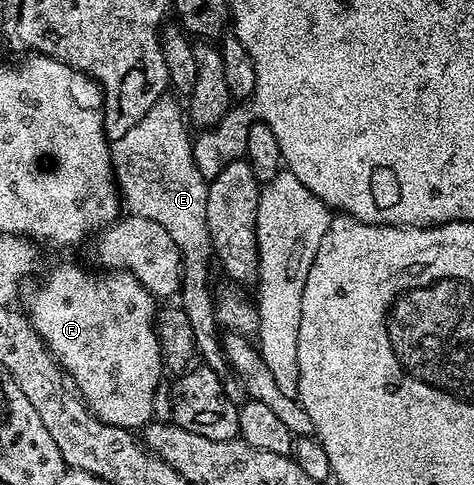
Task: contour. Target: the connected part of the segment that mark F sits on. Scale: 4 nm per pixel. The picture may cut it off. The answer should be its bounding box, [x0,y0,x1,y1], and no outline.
[26,263,164,429]

